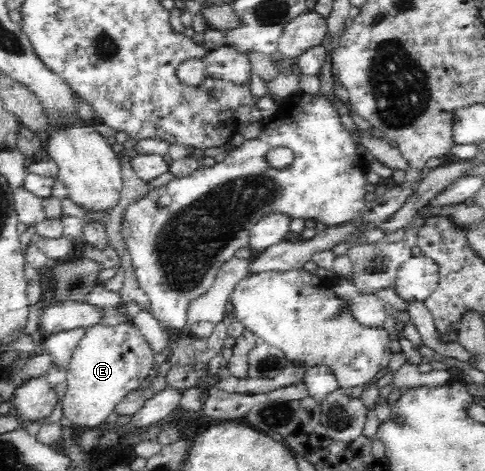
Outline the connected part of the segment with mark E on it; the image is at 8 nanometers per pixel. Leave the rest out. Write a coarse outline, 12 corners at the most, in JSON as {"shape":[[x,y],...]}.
{"shape":[[132,323],[87,328],[62,398],[75,429],[105,426],[154,349]]}

